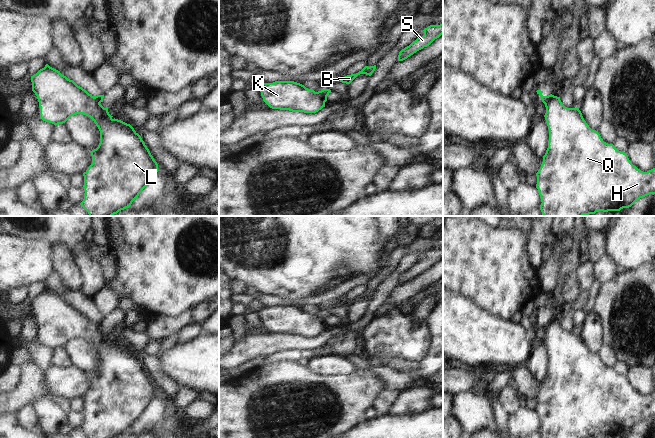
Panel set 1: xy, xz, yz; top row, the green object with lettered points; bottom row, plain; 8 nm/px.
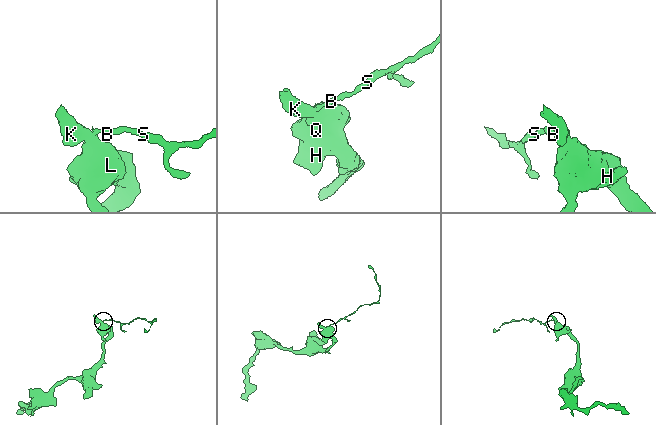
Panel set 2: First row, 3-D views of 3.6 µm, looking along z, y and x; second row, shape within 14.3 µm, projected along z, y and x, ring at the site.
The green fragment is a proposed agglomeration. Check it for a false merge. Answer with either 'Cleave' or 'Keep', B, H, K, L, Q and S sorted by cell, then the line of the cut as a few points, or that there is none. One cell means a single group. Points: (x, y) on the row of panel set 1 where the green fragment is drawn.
Cleave. Groups: B S / H K L Q. Split along xz (315, 92), (326, 98)

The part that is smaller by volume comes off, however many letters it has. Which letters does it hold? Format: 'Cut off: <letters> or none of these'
Cut off: B, S

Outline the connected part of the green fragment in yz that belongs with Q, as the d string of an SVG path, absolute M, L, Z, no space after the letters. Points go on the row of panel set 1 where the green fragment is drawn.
M554 95L544 104L549 141L536 173L542 216L584 216L598 211L620 211L640 198L655 194L655 168L643 172L634 166L627 153L604 142L598 131L589 127L578 107L567 108L560 97Z

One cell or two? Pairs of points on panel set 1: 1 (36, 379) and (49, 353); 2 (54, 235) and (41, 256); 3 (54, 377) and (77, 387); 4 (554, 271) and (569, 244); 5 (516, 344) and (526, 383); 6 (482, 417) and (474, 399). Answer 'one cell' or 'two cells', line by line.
1: two cells
2: two cells
3: one cell
4: one cell
5: two cells
6: one cell

